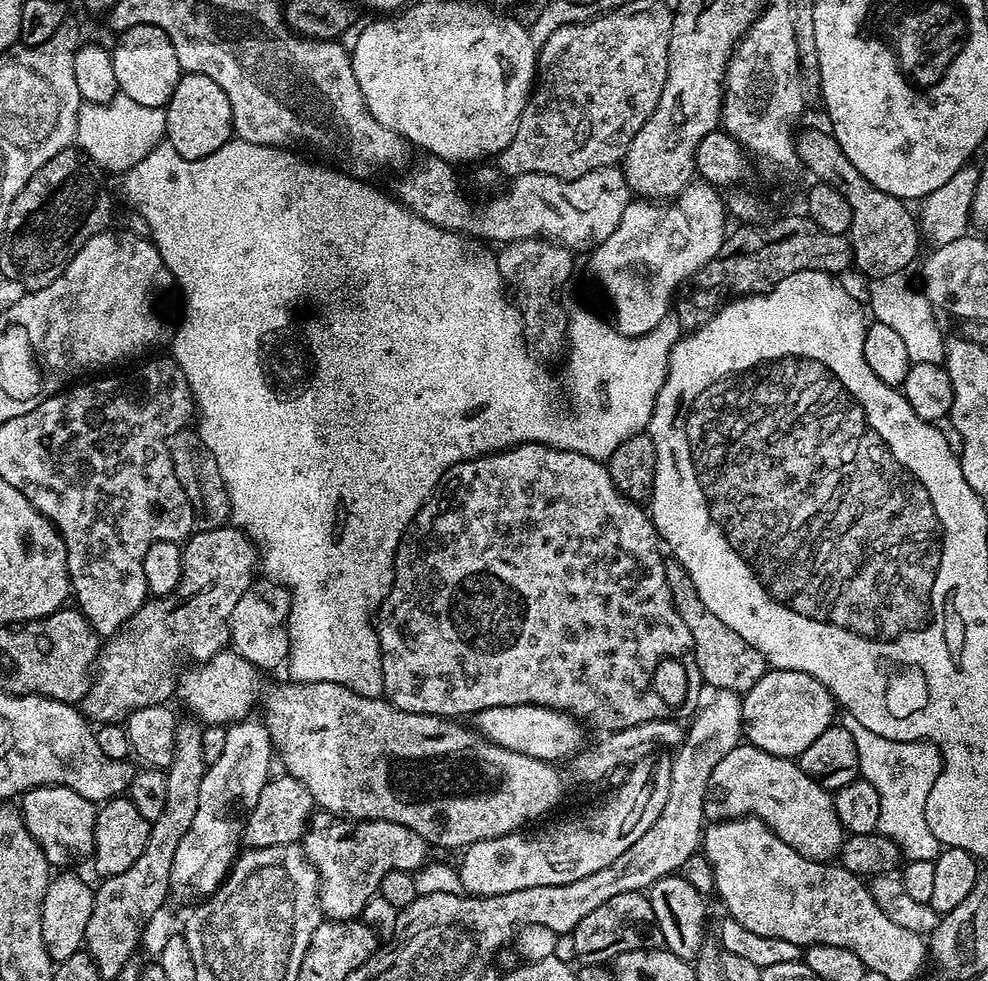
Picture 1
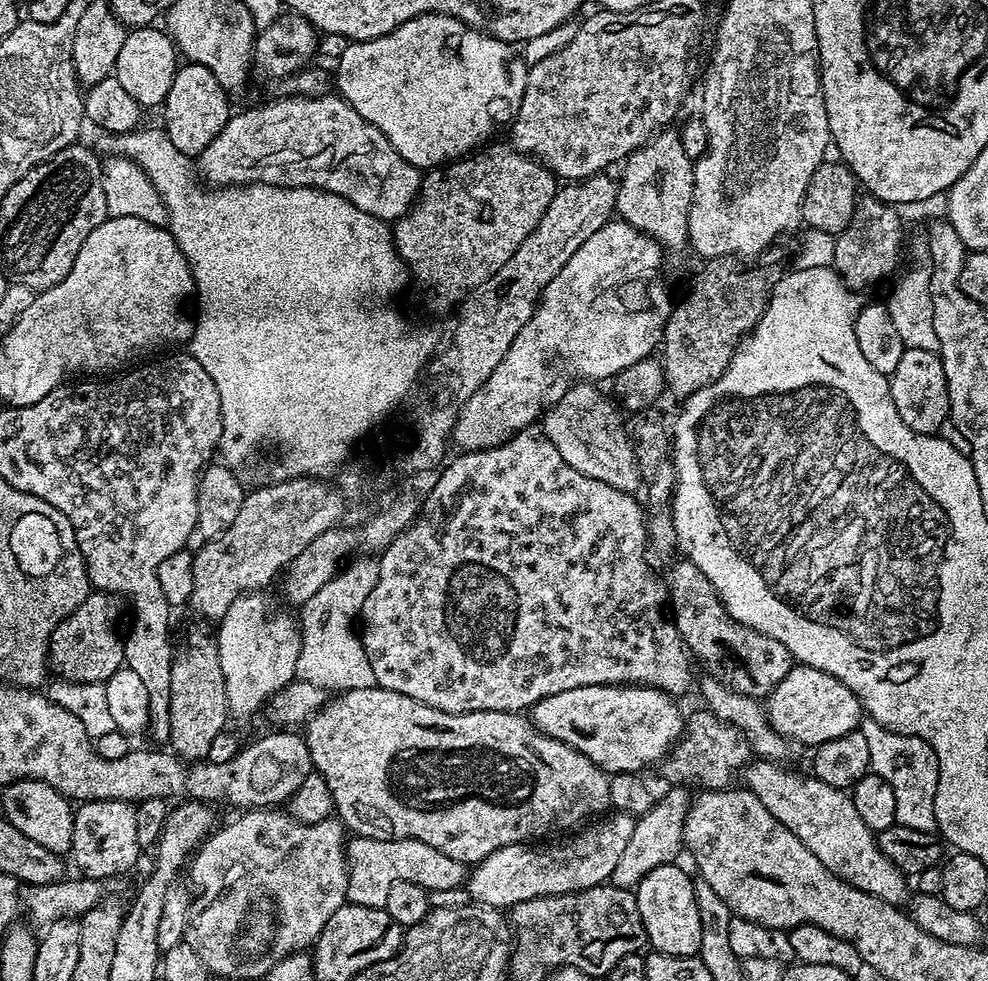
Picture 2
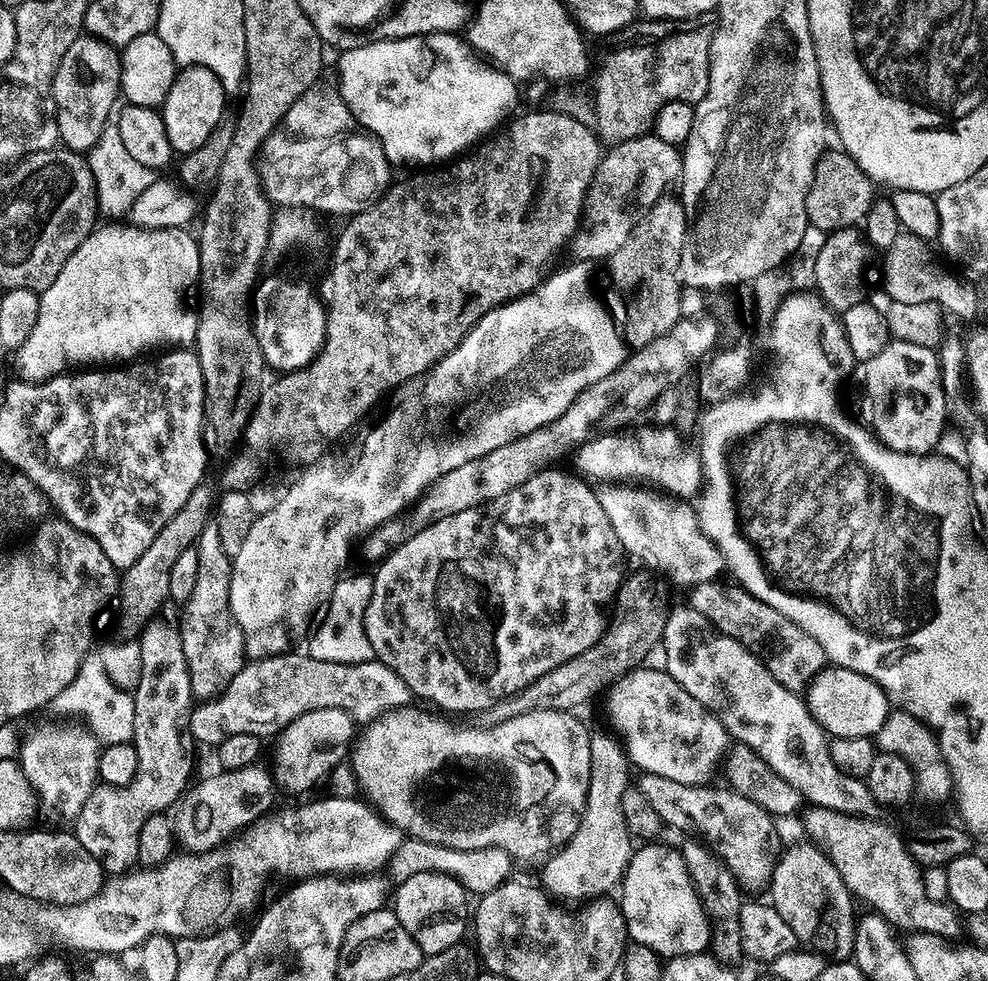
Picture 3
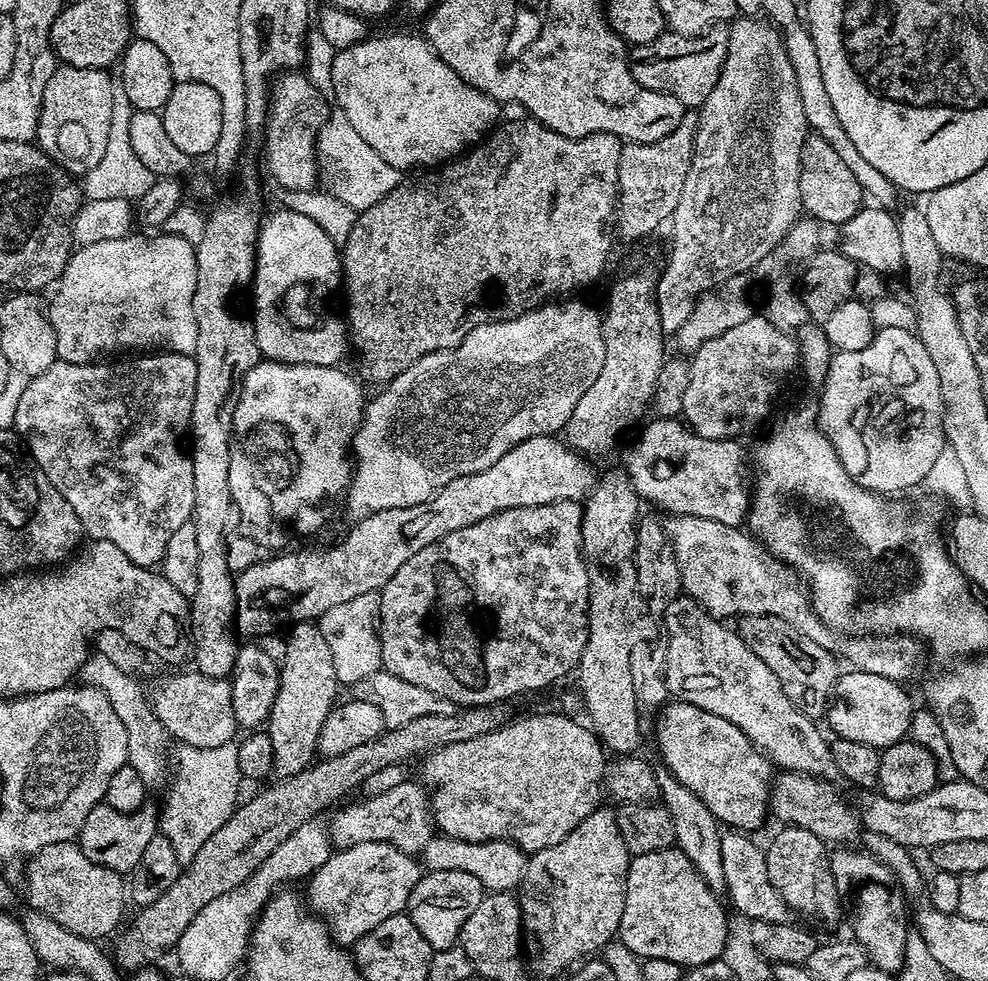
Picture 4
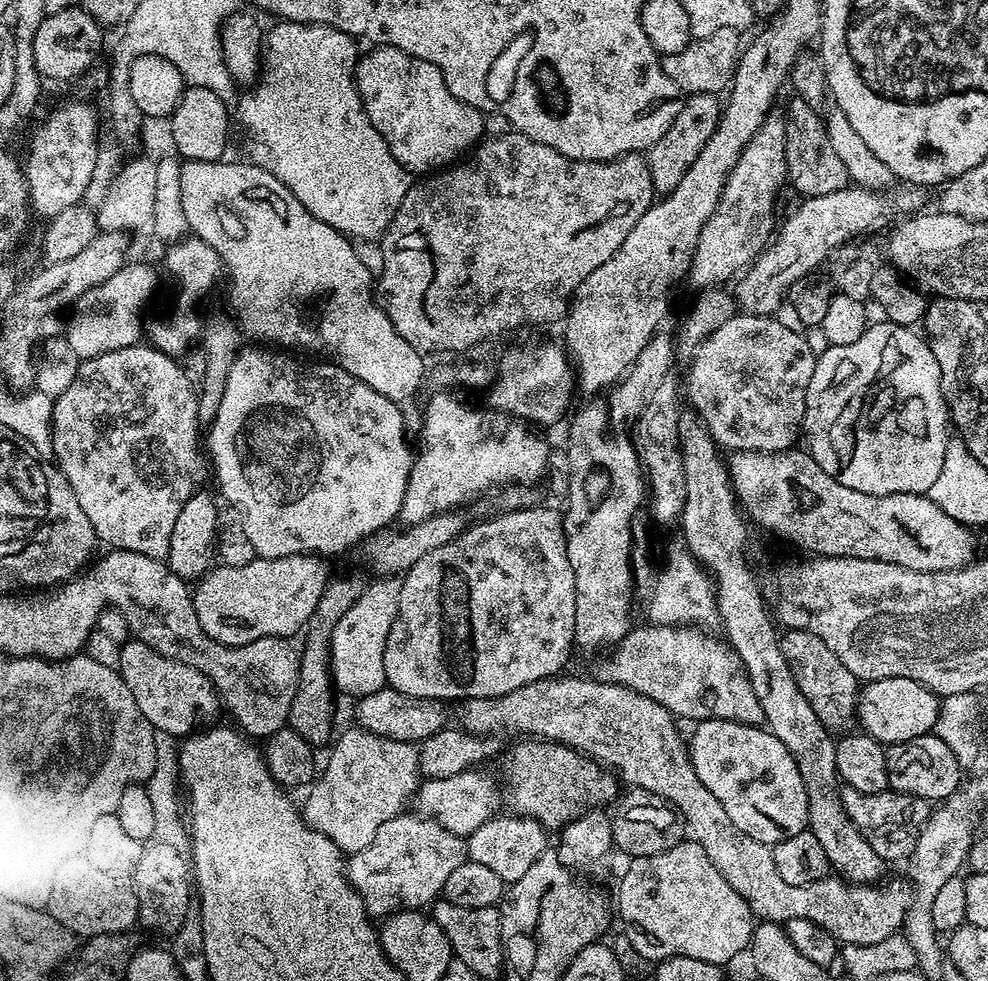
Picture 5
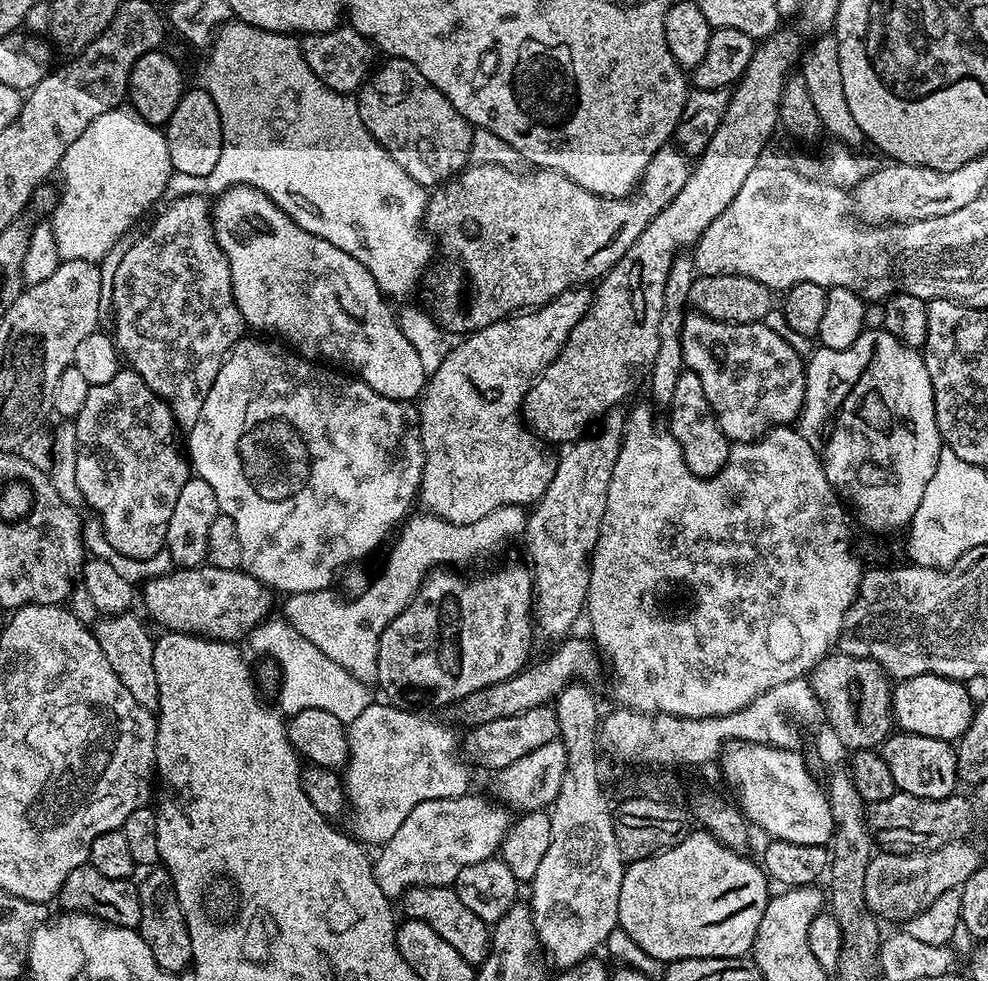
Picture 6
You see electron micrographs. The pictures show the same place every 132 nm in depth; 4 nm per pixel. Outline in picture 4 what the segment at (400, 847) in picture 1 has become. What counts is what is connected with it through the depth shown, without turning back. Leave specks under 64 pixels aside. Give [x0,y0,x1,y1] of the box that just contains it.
[422,834,528,892]

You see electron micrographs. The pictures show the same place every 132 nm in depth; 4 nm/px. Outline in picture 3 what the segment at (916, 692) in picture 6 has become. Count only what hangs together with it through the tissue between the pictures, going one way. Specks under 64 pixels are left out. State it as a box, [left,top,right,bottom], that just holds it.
[806,666,890,737]

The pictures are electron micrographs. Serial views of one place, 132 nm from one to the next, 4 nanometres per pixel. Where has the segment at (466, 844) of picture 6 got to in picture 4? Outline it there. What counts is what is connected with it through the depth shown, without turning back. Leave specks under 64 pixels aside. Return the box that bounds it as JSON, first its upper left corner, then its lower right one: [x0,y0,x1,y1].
[306,840,421,946]

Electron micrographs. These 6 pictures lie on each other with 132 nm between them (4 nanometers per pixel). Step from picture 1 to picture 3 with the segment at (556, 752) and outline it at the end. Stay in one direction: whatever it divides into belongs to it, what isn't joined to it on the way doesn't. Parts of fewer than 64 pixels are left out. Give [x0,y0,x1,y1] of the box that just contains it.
[607,666,730,785]

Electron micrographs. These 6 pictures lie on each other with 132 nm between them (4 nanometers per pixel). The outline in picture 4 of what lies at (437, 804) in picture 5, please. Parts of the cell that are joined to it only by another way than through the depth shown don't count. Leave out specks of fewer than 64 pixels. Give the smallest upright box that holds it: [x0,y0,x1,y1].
[330,782,434,853]

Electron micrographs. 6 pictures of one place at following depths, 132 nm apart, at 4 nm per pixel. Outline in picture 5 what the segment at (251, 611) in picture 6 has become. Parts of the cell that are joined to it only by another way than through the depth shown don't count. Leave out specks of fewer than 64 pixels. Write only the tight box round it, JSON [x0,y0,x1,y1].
[192,556,330,646]

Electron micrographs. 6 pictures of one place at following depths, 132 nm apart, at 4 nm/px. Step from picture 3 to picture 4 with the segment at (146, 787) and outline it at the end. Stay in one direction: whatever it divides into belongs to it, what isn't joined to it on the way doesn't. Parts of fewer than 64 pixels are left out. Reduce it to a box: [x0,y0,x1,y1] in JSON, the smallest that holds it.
[78,802,158,874]

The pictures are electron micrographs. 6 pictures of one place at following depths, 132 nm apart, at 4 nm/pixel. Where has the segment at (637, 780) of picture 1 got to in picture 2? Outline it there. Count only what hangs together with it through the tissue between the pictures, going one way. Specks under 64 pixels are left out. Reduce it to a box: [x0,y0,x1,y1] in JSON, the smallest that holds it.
[466,811,637,910]

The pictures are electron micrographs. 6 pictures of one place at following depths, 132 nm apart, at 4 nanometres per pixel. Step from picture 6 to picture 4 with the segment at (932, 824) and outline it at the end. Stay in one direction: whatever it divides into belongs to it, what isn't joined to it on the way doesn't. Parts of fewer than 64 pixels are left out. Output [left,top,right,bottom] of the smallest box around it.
[770,771,862,842]

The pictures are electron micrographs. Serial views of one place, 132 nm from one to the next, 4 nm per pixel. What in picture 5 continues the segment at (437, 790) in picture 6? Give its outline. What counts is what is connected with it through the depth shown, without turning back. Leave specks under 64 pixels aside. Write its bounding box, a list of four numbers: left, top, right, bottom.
[302,726,421,852]

